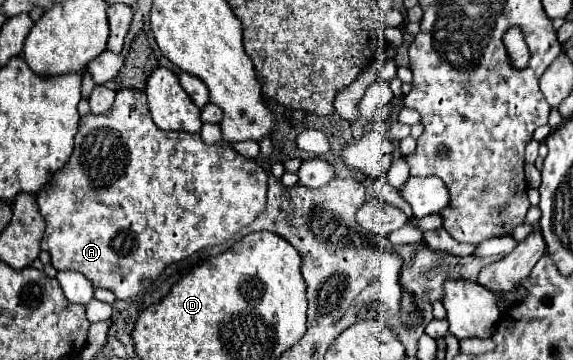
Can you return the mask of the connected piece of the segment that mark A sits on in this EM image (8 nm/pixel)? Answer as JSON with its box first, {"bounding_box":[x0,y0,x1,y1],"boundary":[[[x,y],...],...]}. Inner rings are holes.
{"bounding_box":[36,90,268,300],"boundary":[[[118,90],[116,100],[114,100],[114,104],[108,112],[104,112],[100,116],[90,112],[90,114],[80,118],[80,130],[76,134],[74,152],[72,152],[68,164],[54,174],[50,186],[44,188],[36,198],[38,208],[42,204],[42,216],[46,220],[42,250],[46,250],[52,256],[52,266],[56,270],[80,272],[92,282],[94,288],[112,290],[116,298],[128,300],[128,298],[136,296],[138,292],[142,292],[144,288],[148,288],[162,274],[162,270],[168,264],[184,260],[184,258],[192,256],[194,252],[198,252],[206,246],[222,244],[224,240],[232,238],[240,228],[248,226],[266,208],[266,182],[268,182],[268,174],[256,160],[244,158],[232,146],[226,146],[226,144],[206,146],[202,142],[200,134],[190,136],[188,132],[162,132],[160,128],[154,128],[154,122],[150,120],[150,112],[146,108],[146,94],[142,90]]]}

